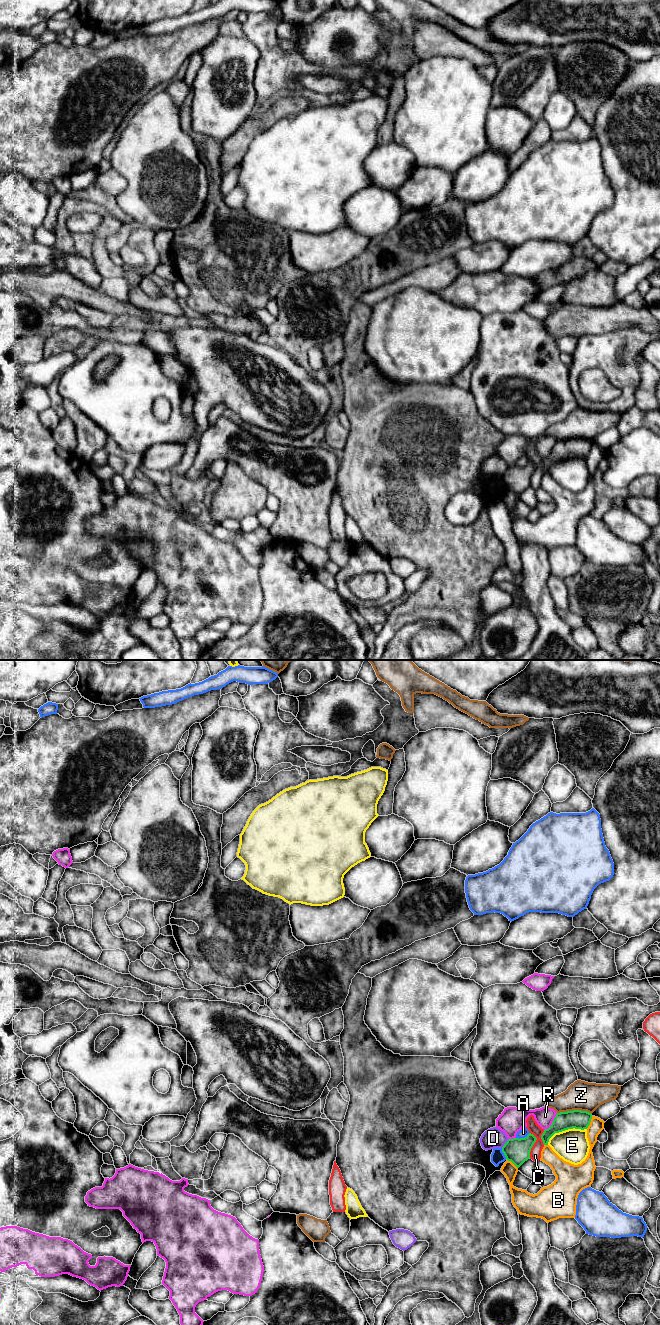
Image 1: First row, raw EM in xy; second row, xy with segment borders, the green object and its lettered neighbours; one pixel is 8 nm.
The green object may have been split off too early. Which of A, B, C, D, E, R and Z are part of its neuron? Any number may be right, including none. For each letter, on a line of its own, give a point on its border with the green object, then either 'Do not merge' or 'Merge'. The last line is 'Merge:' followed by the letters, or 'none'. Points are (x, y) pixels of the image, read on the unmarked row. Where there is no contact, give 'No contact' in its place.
A: Touches green at xy (522, 466). Do not merge
B: Touches green at xy (589, 450). Do not merge
C: Touches green at xy (533, 472). Do not merge
D: Touches green at xy (505, 471). Do not merge
E: Touches green at xy (565, 457). Do not merge
R: Touches green at xy (552, 450). Do not merge
Z: Touches green at xy (574, 438). Do not merge
Merge: none

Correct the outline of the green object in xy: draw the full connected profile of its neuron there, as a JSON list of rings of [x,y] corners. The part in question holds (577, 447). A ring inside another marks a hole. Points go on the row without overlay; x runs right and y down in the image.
[[[573,438],[557,441],[551,454],[545,457],[541,463],[544,473],[548,473],[549,467],[555,462],[568,457],[587,457],[590,453],[592,442],[587,439]]]

